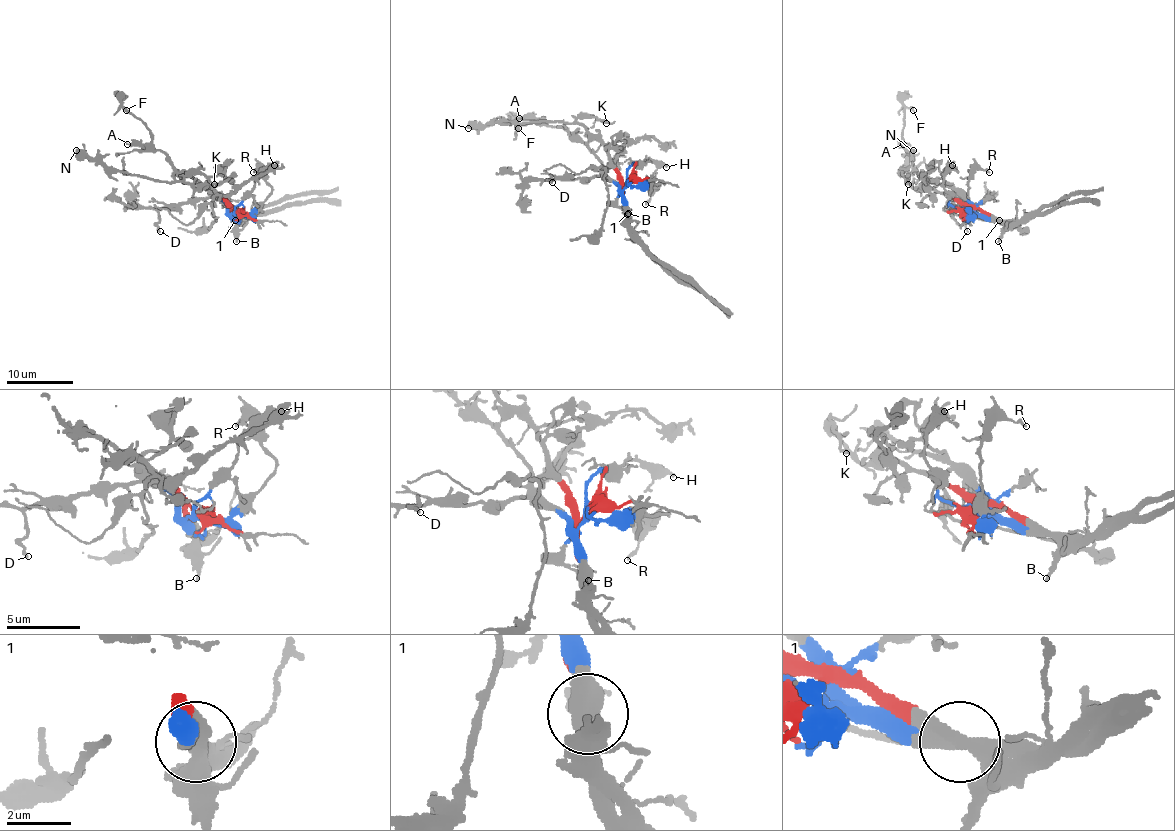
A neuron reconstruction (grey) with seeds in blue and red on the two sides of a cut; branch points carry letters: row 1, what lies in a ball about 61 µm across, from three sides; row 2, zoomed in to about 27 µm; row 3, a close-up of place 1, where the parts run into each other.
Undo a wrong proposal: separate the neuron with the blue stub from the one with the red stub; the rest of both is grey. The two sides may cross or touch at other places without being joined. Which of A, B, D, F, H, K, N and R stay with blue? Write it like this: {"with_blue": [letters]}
{"with_blue": ["A", "D", "F", "H", "R"]}

